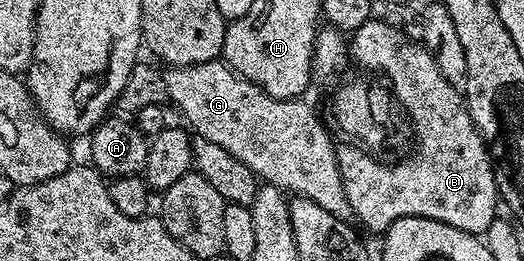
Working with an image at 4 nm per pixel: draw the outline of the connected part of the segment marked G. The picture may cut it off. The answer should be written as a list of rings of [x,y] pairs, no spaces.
[[[217,59],[202,62],[199,65],[167,68],[164,73],[167,98],[186,116],[185,124],[197,136],[208,139],[218,146],[224,147],[240,163],[244,163],[254,172],[254,176],[267,185],[275,185],[290,195],[301,195],[312,199],[324,211],[332,211],[332,215],[343,219],[351,216],[348,195],[344,195],[344,183],[340,179],[338,156],[335,142],[330,142],[324,126],[318,117],[305,105],[305,100],[276,99],[264,93],[259,85],[234,72],[225,61]]]

